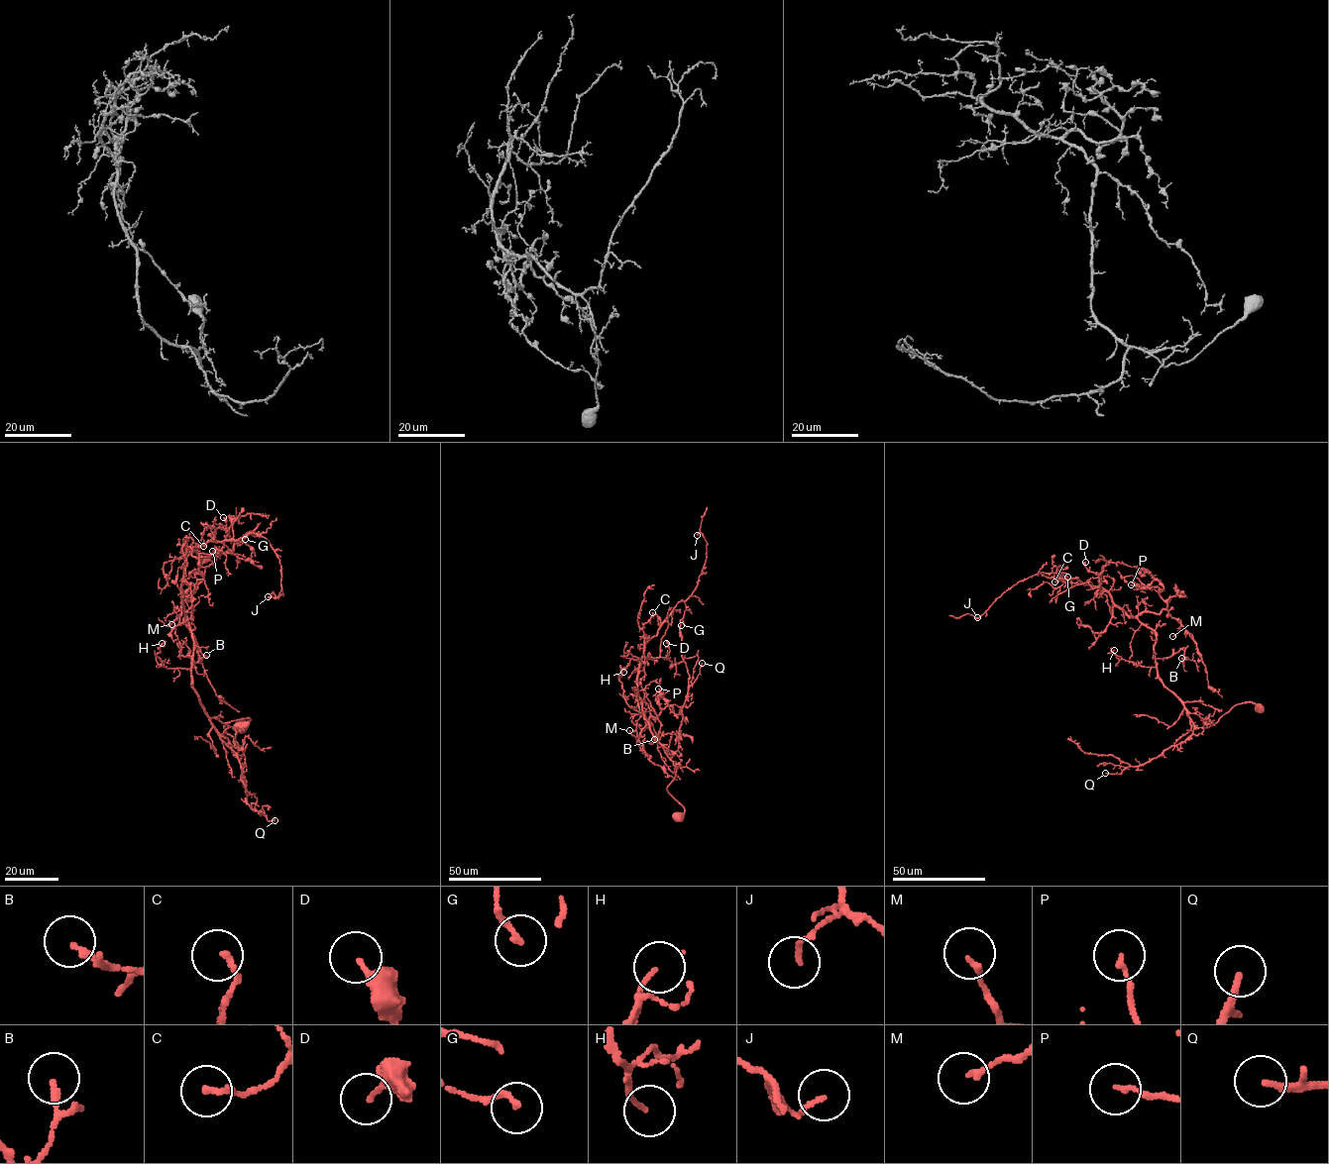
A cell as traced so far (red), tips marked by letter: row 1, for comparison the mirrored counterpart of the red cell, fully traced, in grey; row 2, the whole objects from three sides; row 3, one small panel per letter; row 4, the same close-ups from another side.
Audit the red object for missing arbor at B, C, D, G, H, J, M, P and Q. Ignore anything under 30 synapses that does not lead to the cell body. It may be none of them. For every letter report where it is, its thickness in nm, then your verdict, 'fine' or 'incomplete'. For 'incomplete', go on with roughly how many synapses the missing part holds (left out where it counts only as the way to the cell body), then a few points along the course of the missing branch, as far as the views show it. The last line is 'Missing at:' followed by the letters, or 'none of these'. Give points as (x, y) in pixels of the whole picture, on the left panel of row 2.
B: at (206, 655); 190 nm thick; fine
C: at (203, 546); 170 nm thick; fine
D: at (223, 517); 140 nm thick; fine
G: at (245, 539); 190 nm thick; fine
H: at (162, 643); 110 nm thick; fine
J: at (268, 596); 120 nm thick; fine
M: at (171, 624); 160 nm thick; fine
P: at (212, 551); 140 nm thick; fine
Q: at (275, 820); 140 nm thick; incomplete; about 30 synapses; missing branch runs (275, 820), (296, 816), (311, 809)
Missing at: Q

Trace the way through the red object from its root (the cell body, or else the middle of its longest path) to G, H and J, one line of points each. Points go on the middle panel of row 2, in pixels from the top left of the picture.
G: (676, 817), (684, 807), (667, 787), (676, 768), (639, 710), (637, 674), (644, 645), (683, 601), (681, 625)
H: (676, 817), (684, 807), (667, 787), (676, 768), (644, 716), (626, 703), (619, 681), (623, 672)
J: (676, 817), (676, 768), (639, 710), (637, 674), (644, 645), (698, 584), (707, 542), (697, 535)

